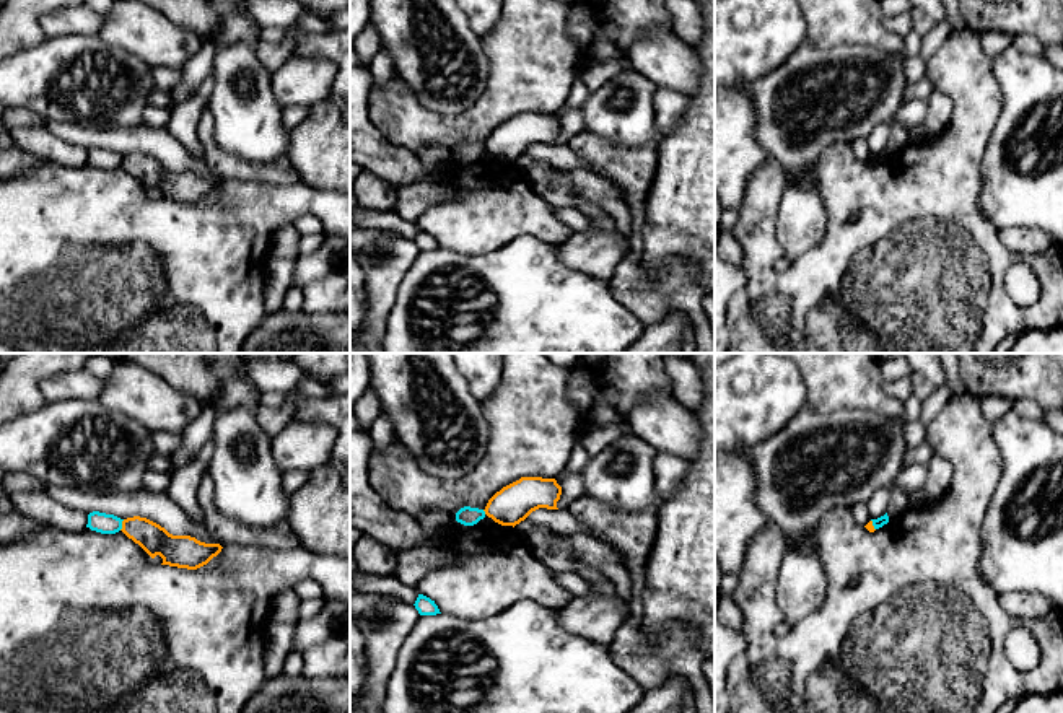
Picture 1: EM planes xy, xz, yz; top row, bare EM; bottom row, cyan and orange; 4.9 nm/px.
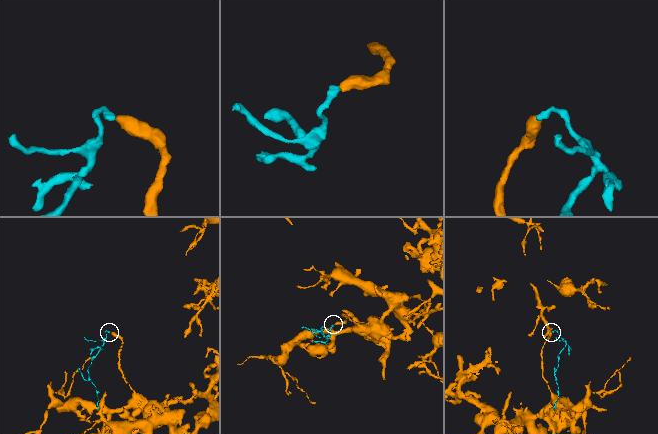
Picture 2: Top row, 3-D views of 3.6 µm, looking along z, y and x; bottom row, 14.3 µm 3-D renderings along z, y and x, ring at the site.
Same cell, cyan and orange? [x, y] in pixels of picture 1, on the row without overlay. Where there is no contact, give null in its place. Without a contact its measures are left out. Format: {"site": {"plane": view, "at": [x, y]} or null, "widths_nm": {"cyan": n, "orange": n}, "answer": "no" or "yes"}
{"site": {"plane": "xy", "at": [121, 160]}, "widths_nm": {"cyan": 100, "orange": 150}, "answer": "no"}

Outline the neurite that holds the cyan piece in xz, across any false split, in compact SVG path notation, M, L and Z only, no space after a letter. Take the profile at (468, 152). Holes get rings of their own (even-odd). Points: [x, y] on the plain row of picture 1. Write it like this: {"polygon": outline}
{"polygon": "M464 142L456 148L456 156L464 161L474 161L485 153L485 147L479 143Z"}

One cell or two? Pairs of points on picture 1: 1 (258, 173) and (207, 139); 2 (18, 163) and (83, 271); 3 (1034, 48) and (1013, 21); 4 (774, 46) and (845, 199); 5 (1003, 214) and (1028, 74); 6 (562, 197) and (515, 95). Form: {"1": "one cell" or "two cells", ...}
{"1": "one cell", "2": "two cells", "3": "two cells", "4": "two cells", "5": "one cell", "6": "two cells"}

